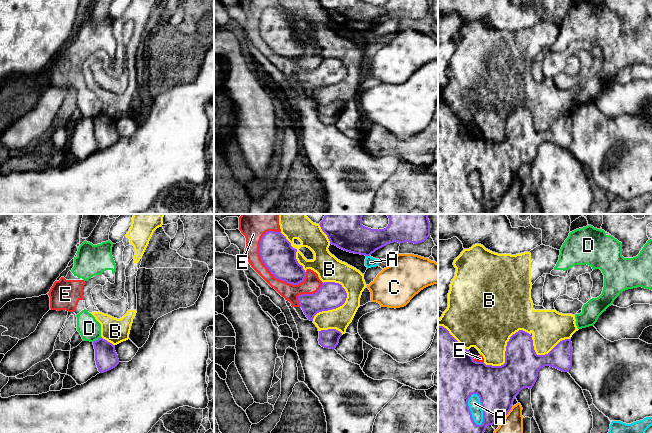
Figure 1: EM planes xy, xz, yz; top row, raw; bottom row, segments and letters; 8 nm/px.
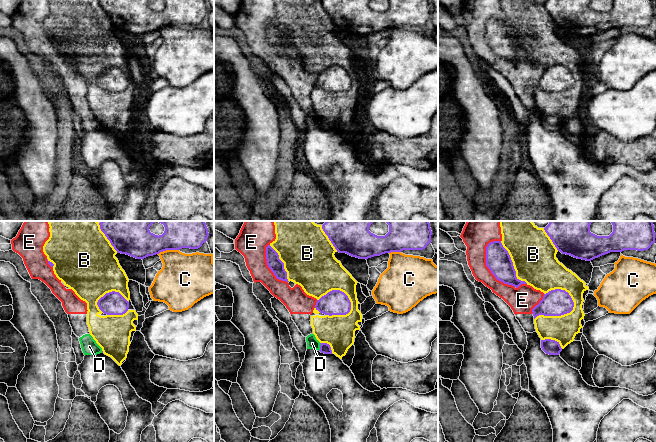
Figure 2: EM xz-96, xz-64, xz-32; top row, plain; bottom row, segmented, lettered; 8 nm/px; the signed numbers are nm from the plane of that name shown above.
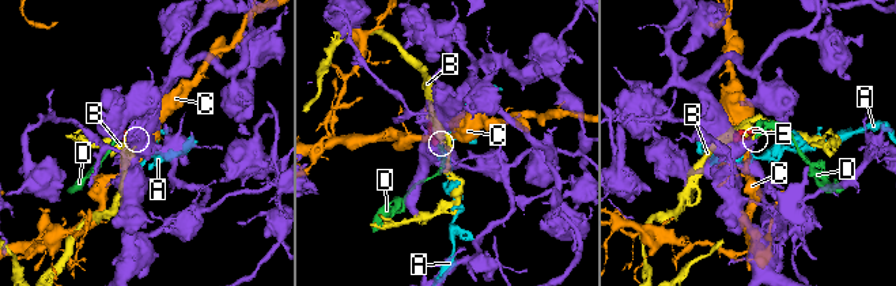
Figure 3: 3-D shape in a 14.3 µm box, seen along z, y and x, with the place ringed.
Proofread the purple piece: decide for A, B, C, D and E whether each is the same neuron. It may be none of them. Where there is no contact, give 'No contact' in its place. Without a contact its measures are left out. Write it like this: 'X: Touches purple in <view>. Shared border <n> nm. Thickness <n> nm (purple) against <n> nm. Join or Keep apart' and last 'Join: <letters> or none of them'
A: Touches purple in yz. Shared border 280 nm. Thickness 340 nm (purple) against 100 nm. Keep apart
B: Touches purple in xz. Shared border 380 nm. Thickness 220 nm (purple) against 180 nm. Keep apart
C: Touches purple in yz. Shared border 170 nm. Thickness 340 nm (purple) against 240 nm. Keep apart
D: Touches purple in xy. Shared border 80 nm. Thickness 180 nm (purple) against 180 nm. Keep apart
E: Touches purple in xz. Shared border 500 nm. Thickness 260 nm (purple) against 130 nm. Keep apart
Join: none of them

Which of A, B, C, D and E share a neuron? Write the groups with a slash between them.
A / B / C / D E

